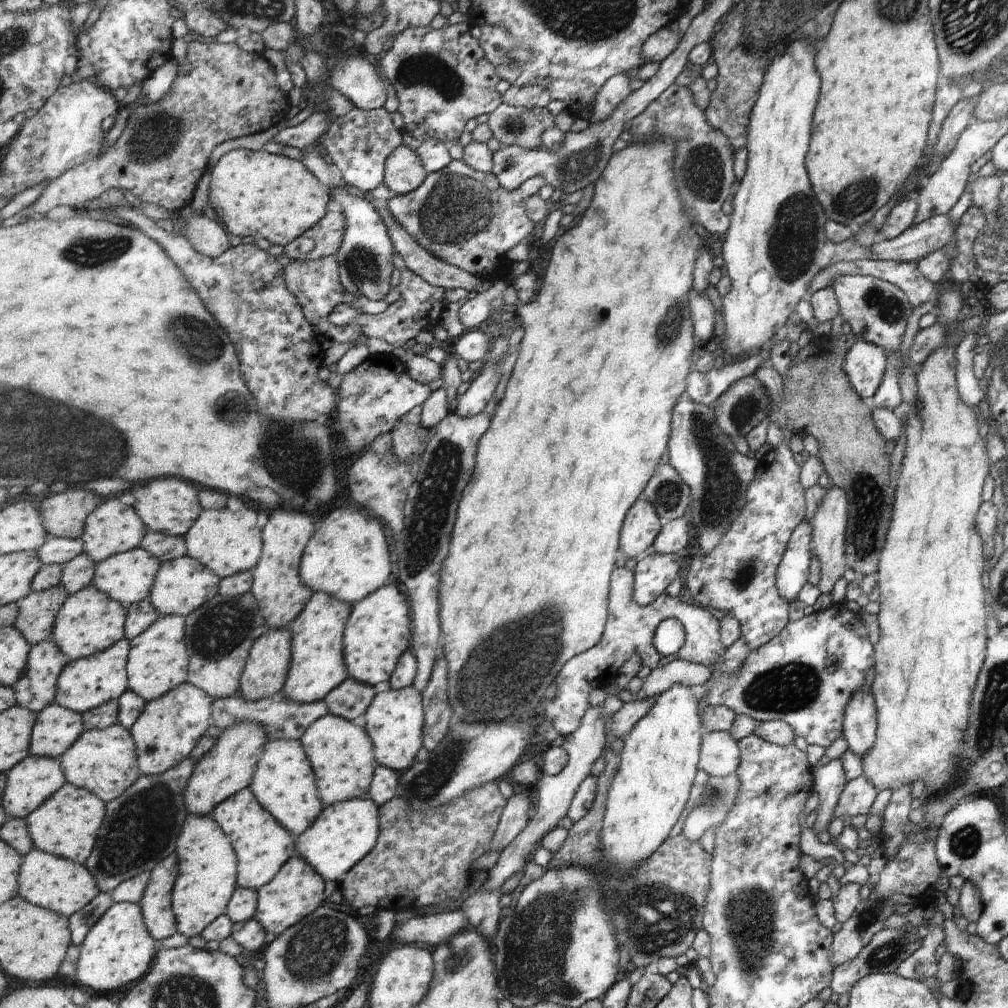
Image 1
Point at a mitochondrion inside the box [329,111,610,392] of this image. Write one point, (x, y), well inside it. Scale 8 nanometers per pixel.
(458, 209)

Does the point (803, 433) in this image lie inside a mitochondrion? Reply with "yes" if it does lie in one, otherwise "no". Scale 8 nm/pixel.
no

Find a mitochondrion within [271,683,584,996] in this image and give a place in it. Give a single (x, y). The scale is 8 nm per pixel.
(318, 948)

